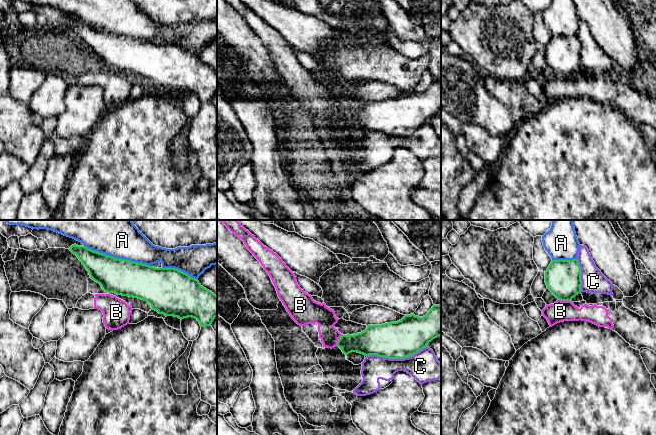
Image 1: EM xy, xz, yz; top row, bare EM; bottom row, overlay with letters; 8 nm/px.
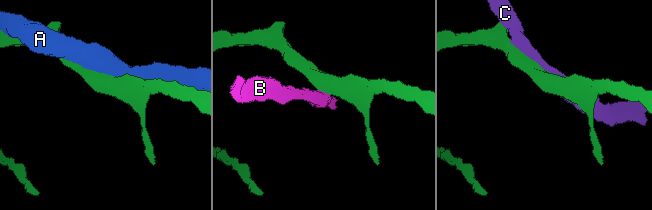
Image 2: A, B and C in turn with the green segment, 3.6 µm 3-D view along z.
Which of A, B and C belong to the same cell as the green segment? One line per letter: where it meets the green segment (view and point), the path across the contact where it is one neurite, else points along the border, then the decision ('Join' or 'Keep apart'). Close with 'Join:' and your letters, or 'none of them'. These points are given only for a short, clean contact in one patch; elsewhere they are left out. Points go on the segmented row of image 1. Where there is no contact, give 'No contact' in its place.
A: Touches green at xy (118, 259). Keep apart
B: Touches green at yz (564, 300). Boundary: yz (558, 299), (570, 301). Keep apart
C: Touches green at xz (396, 358). Keep apart
Join: none of them

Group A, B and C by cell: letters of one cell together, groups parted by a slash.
A / B / C

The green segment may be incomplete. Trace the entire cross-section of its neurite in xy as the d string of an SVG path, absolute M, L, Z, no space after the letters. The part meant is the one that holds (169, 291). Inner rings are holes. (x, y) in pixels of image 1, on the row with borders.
M72 245L69 250L88 270L91 279L108 293L147 301L159 314L179 319L195 318L201 327L210 326L217 317L217 296L204 288L198 279L175 268L155 268L146 264L117 259L85 246Z

